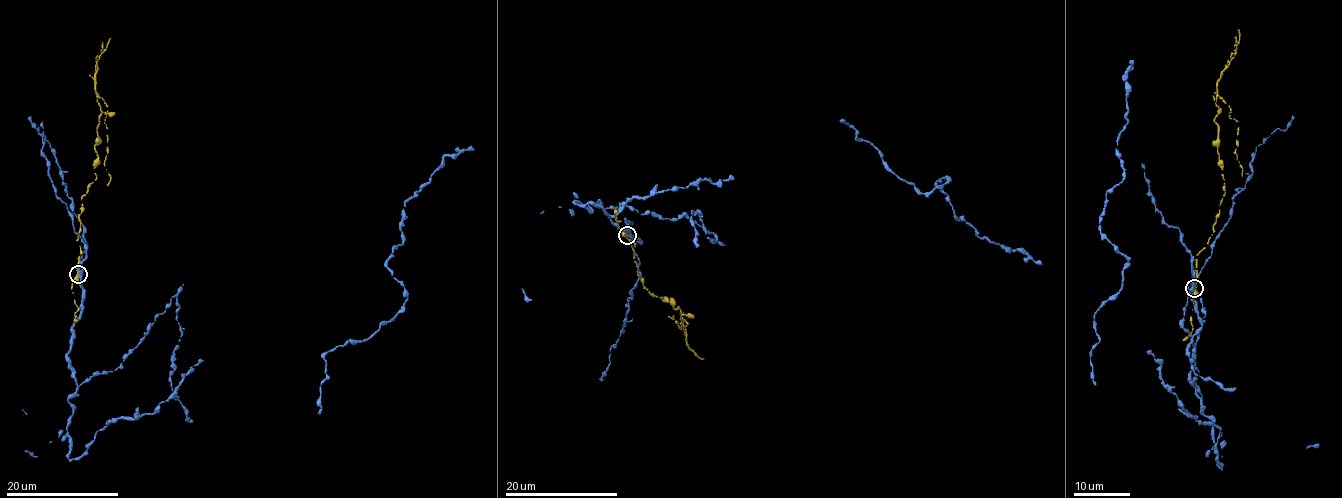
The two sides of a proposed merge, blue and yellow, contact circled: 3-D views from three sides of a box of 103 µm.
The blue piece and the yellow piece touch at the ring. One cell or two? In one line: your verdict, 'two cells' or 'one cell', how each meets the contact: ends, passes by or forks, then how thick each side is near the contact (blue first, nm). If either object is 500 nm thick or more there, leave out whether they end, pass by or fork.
two cells; blue forks there; yellow passes by; 420 nm thick on the blue side, 320 nm on the other

